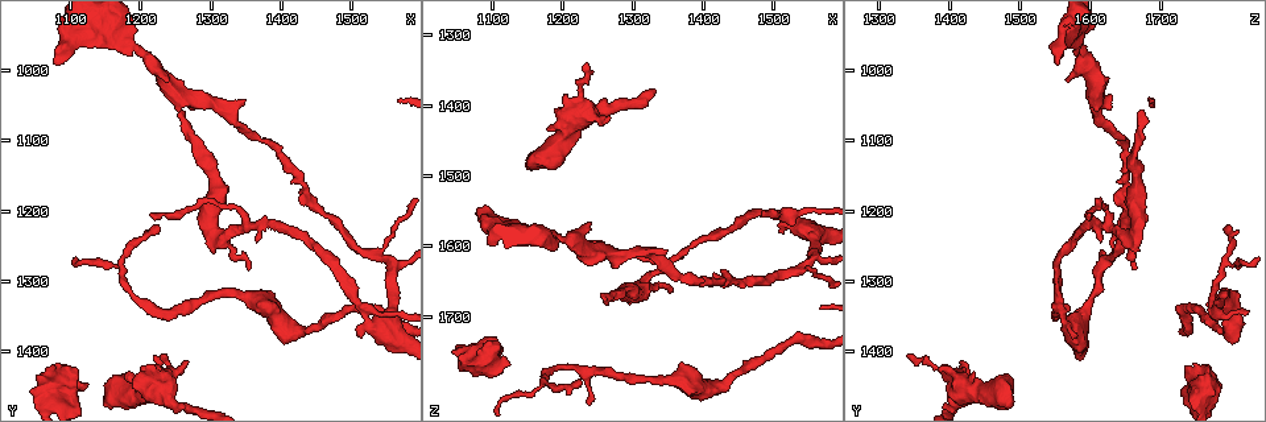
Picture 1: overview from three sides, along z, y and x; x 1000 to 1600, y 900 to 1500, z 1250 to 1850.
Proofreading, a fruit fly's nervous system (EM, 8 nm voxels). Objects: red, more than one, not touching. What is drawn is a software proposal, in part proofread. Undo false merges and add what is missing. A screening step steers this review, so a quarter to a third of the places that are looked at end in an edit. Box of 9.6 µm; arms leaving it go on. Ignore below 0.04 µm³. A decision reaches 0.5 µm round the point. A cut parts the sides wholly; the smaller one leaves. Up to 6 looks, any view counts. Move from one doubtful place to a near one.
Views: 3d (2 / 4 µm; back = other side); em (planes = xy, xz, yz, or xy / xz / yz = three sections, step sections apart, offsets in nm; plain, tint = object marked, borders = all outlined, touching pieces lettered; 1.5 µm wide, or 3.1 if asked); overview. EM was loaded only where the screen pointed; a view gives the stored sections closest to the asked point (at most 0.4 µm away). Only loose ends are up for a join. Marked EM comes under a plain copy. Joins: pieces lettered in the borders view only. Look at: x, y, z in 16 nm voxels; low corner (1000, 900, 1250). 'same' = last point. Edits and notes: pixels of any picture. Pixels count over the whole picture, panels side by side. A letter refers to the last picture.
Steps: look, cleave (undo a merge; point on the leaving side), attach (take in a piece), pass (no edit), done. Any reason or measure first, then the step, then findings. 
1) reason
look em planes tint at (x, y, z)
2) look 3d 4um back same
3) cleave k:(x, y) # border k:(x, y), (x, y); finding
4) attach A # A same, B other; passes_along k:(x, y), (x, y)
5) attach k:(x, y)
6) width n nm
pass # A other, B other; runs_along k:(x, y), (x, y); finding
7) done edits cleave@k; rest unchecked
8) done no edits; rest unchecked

look em planes borders at (1220, 1220, 1790)

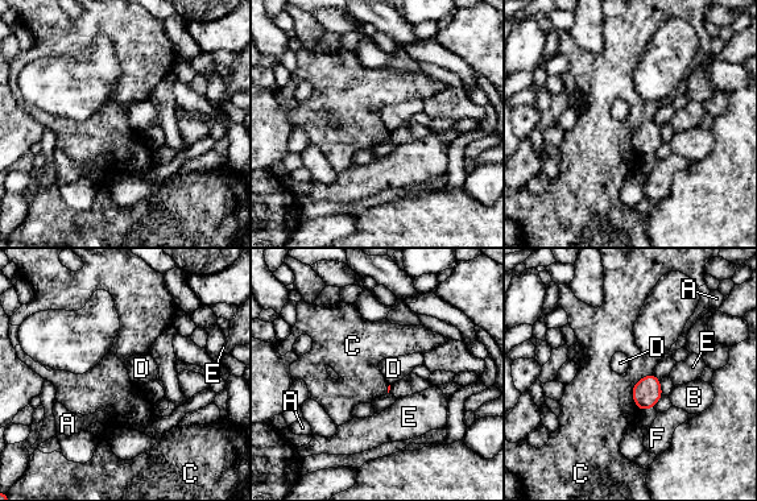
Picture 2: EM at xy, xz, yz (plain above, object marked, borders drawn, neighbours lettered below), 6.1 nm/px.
pass # A other, B other, C other, D other, E other, F other; border 2:(652, 373), (632, 389), (637, 410); none of them fits

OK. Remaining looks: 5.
a narrow waist
look 3d 2um at (1200, 970, 1590)

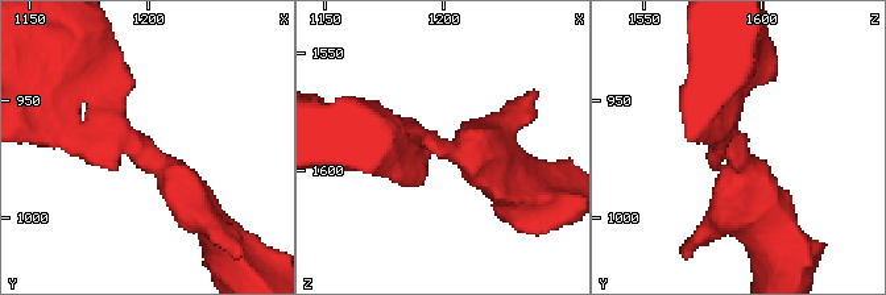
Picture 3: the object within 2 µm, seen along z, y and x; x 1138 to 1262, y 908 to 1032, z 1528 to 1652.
arms 3; arm_widths 190, 240, 280 nm; now the EM
look em planes borders at (1200, 973, 1591)

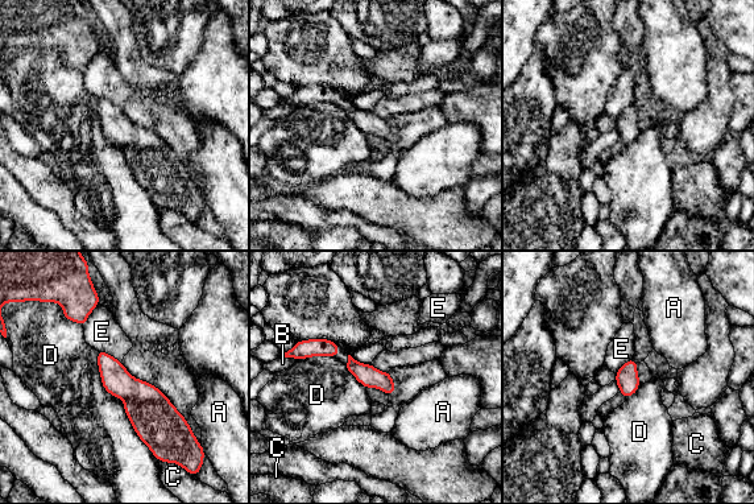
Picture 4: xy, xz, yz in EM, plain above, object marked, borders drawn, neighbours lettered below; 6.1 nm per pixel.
pass # A other, B other, C other, D other, E other; border 4:(96, 351), (102, 385), (157, 459); continuous, no second neuron

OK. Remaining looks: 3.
branch stops here
look 3d 4um at (1230, 1405, 1345)

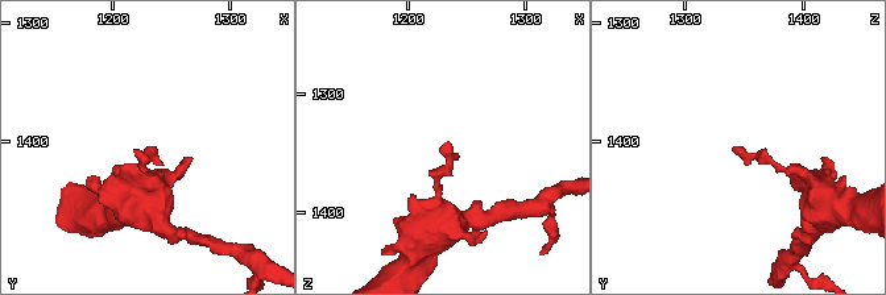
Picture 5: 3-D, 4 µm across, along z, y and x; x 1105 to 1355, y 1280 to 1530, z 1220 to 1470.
shape alone is not enough
look em xy step 4 borders at (1234, 1404, 1340)

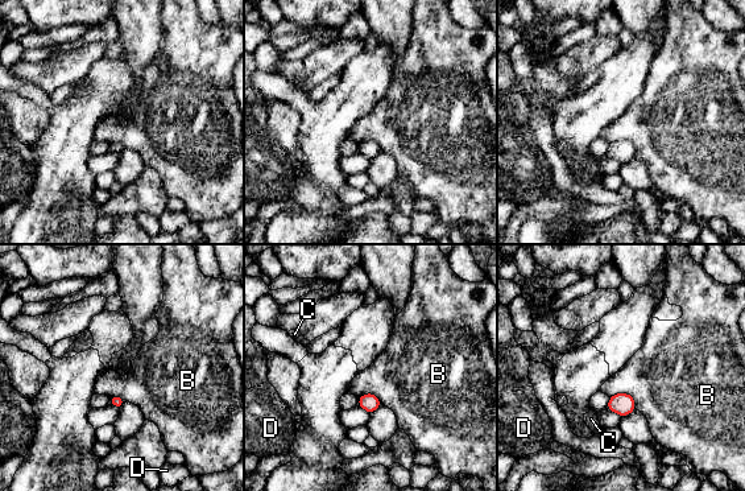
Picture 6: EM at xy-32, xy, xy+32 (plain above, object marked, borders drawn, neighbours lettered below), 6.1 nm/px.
pass # B other, C other, D other; border 6:(609, 397), (629, 393), (636, 408); none of them fits

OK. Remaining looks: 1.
done no edits; rest unchecked

